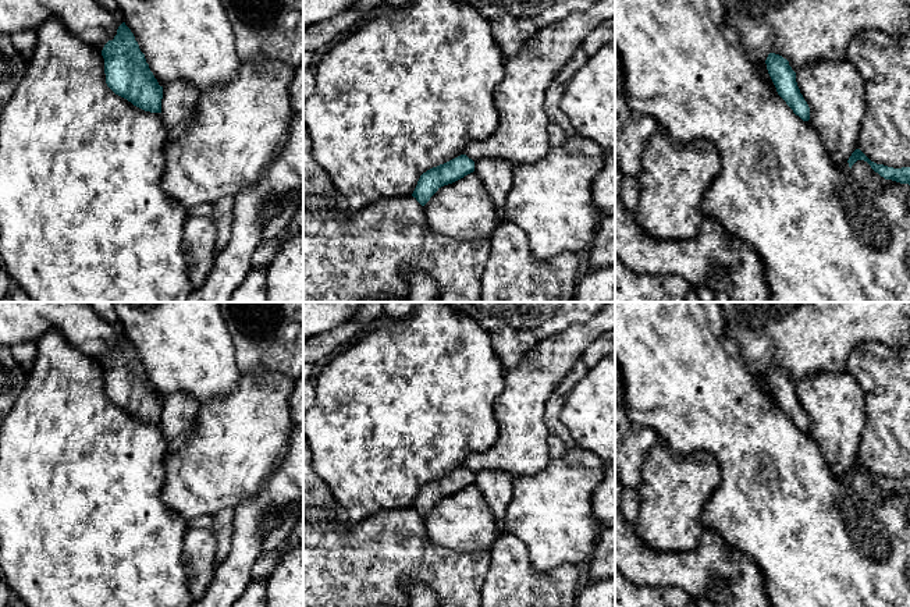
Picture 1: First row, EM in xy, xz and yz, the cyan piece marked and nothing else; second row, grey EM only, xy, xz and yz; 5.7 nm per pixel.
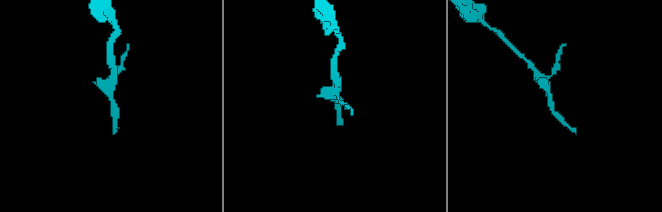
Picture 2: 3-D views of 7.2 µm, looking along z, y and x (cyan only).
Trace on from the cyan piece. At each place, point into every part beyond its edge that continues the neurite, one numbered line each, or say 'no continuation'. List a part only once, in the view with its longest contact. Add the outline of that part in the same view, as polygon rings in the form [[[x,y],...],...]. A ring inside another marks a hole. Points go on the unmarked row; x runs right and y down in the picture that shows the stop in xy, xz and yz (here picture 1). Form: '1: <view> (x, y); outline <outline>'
1: yz (861, 483); outline [[[857,472],[850,482],[854,491],[878,504],[884,504],[895,497],[909,497],[892,491],[885,491],[864,472]]]

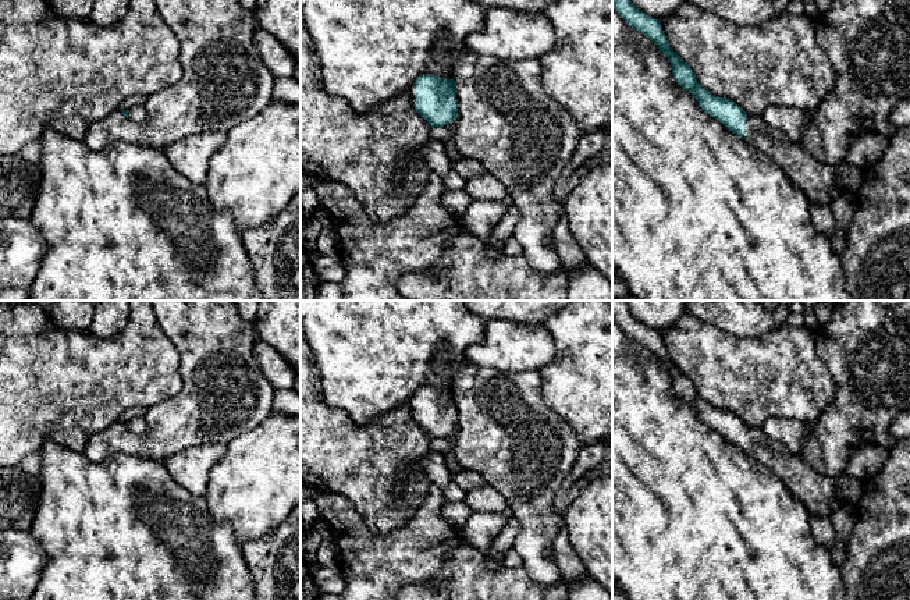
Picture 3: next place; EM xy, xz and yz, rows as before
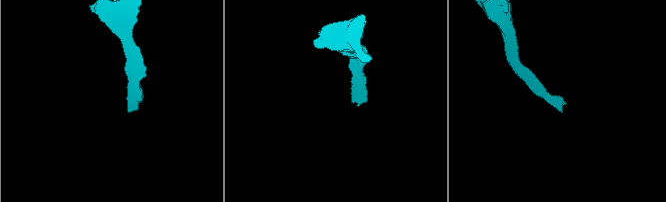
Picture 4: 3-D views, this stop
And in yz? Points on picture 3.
1: yz (820, 494); outline [[[746,427],[743,452],[769,468],[808,515],[831,518],[846,504],[836,479],[804,464],[782,443],[768,437],[761,427]]]

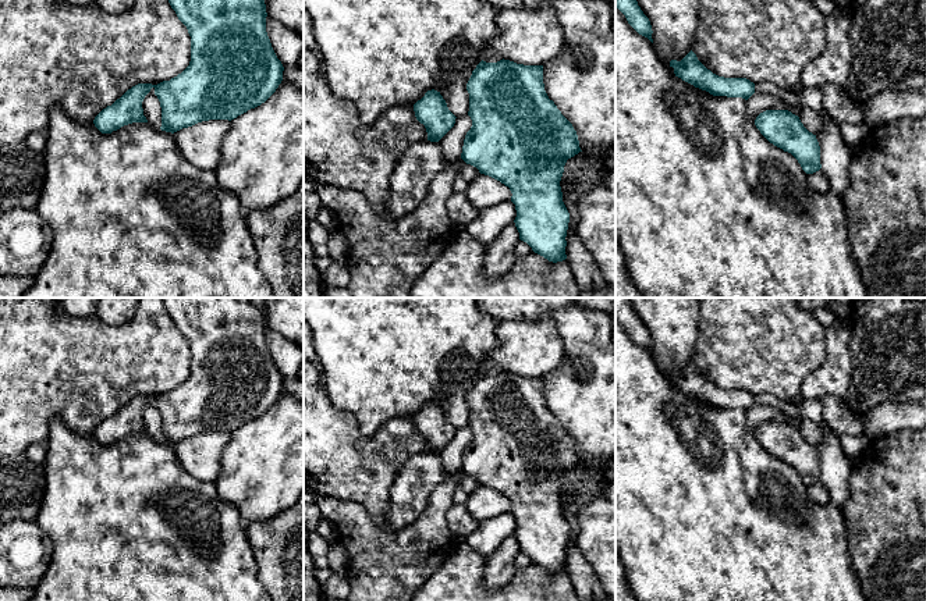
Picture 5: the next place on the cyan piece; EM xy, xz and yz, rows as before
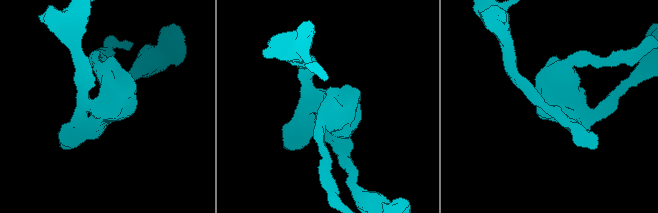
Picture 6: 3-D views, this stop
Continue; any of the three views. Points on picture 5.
no continuation

